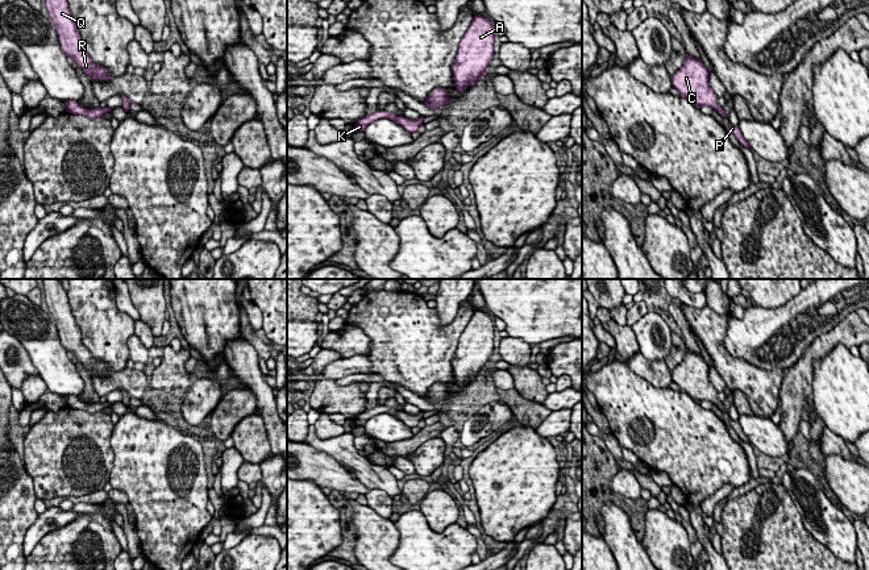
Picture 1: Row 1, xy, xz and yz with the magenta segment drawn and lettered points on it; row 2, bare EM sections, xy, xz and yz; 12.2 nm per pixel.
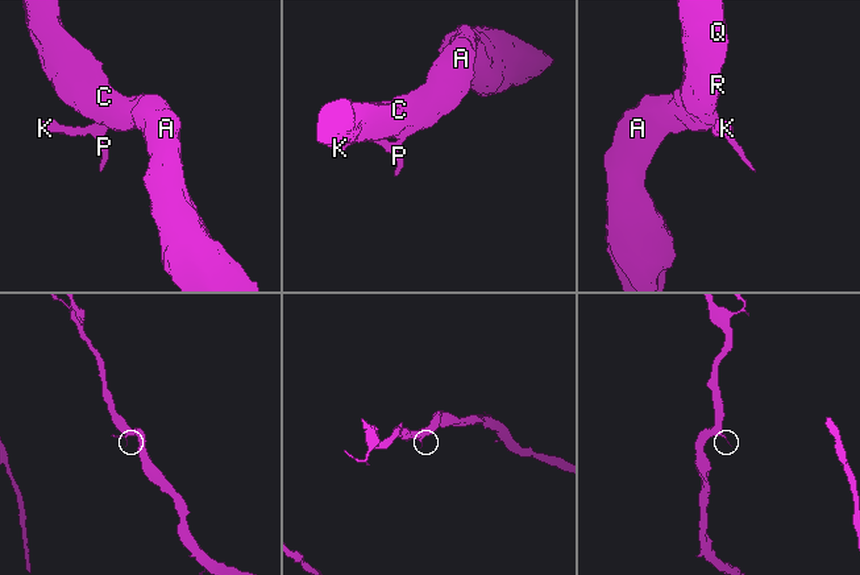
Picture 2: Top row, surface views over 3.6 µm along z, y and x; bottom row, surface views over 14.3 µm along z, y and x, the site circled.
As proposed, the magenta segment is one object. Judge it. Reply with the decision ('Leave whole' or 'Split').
Leave whole

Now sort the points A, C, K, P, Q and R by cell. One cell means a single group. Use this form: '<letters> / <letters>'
A C K P Q R

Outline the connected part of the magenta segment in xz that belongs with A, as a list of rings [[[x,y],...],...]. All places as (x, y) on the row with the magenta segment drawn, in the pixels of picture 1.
[[[475,14],[460,41],[456,62],[452,66],[457,92],[463,93],[467,84],[475,86],[477,80],[488,72],[487,66],[494,58],[495,37],[490,18]]]

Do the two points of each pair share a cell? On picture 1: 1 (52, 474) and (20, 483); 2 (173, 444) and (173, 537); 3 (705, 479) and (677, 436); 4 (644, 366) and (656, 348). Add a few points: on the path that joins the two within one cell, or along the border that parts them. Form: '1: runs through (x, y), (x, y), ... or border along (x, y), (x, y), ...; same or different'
1: border along (24, 464), (32, 478), (33, 491), (37, 498); different
2: runs through (165, 467), (170, 514); same
3: runs through (703, 469), (699, 458), (687, 446); same
4: border along (639, 350), (649, 360), (664, 361); different

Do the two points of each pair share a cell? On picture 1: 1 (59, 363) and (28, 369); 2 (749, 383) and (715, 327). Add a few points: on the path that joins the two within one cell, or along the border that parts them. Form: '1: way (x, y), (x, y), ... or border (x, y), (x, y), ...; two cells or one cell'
1: border (19, 341), (40, 374); two cells
2: way (735, 369), (715, 349), (715, 341); one cell

